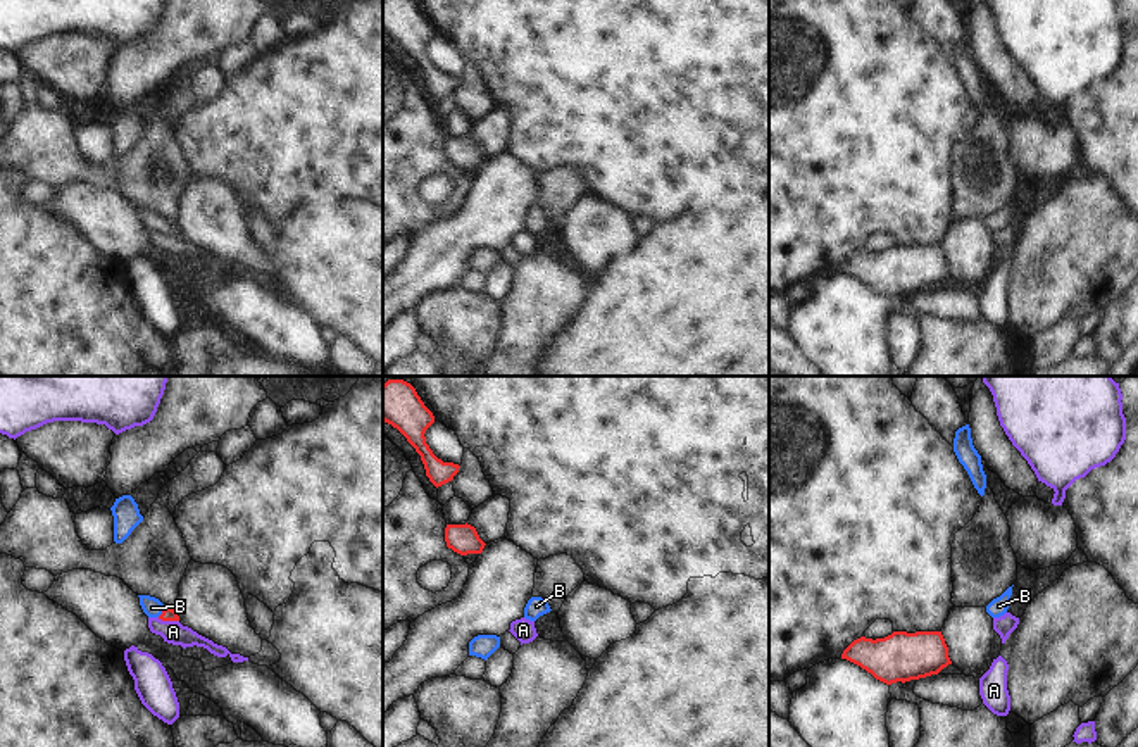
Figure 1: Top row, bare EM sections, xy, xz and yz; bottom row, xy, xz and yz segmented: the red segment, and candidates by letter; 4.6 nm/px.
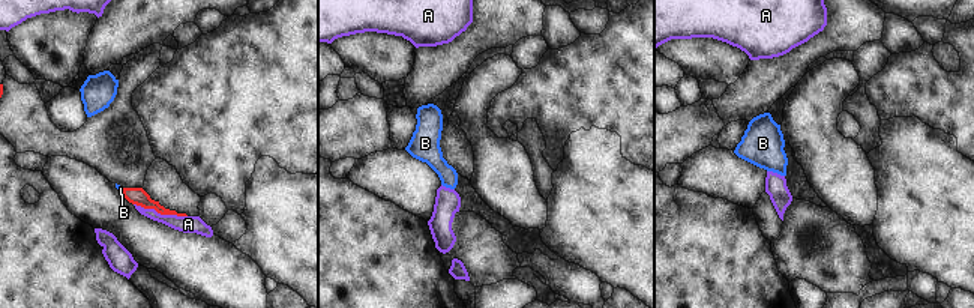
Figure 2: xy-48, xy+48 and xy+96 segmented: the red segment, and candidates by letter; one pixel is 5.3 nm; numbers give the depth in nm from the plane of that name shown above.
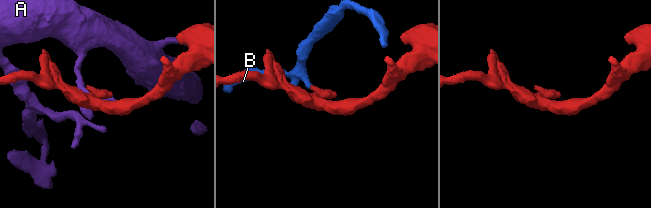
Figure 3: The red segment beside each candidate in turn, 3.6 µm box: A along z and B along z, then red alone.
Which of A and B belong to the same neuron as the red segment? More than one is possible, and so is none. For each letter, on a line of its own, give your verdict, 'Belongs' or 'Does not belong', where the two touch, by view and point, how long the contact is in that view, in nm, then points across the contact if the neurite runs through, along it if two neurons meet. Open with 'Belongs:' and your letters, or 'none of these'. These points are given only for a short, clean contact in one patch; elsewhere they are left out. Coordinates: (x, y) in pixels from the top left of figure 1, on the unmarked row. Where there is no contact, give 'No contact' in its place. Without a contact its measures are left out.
Belongs: B
A: Does not belong. Touches red at xy (168, 233). Shared border 110 nm. Boundary: xy (157, 232), (178, 235)
B: Belongs. Touches red at xy (162, 225). Shared border 70 nm. Path across: xy (168, 228), (162, 225), (152, 221).

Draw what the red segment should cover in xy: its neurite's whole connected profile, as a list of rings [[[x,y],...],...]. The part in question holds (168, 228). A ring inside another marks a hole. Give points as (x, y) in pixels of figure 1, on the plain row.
[[[138,209],[138,210],[140,210],[140,219],[148,231],[159,231],[162,235],[179,235],[178,226],[164,219],[159,212],[150,209]]]

